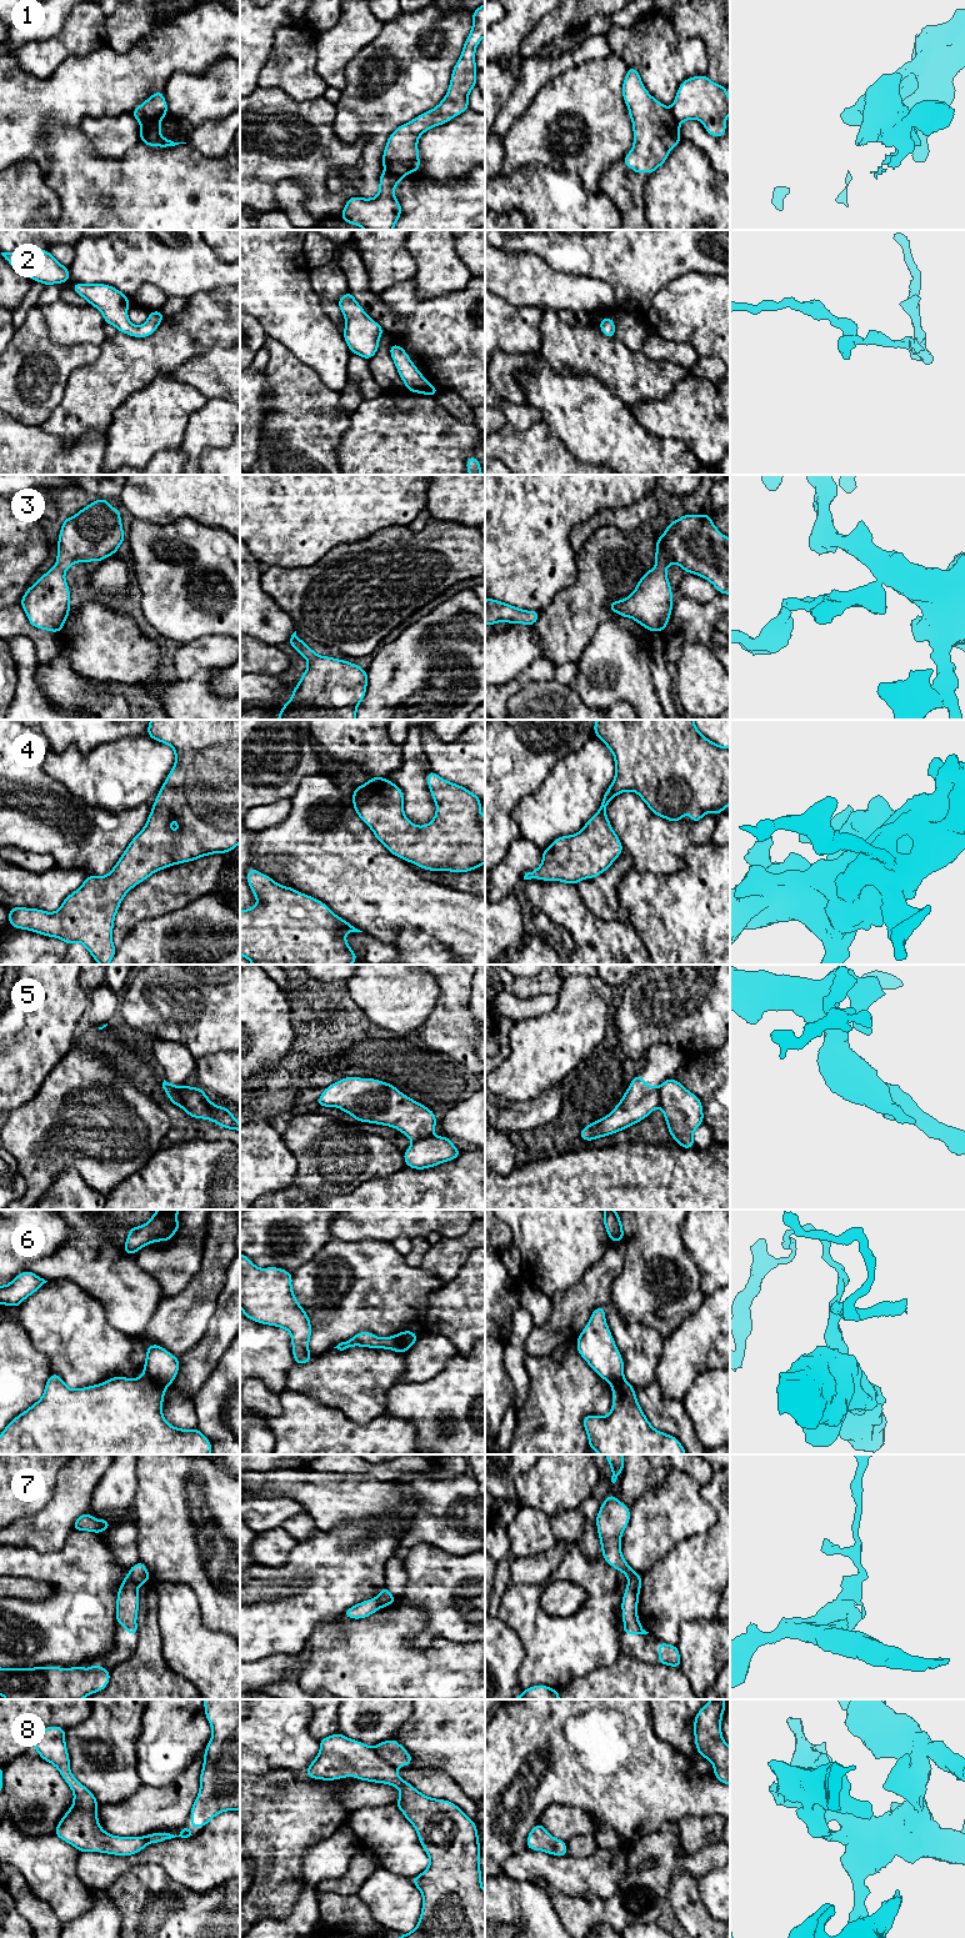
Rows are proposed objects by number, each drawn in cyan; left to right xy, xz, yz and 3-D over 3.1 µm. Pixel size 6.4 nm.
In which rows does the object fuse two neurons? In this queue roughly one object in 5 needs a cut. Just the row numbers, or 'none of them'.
1, 5, 6, 7

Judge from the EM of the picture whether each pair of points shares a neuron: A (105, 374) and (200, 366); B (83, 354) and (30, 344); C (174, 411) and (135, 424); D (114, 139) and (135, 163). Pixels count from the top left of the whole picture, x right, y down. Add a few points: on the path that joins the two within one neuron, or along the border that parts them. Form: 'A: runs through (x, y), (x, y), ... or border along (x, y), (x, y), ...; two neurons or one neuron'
A: border along (203, 355), (189, 359), (170, 374); two neurons
B: runs through (70, 354), (43, 352); one neuron
C: runs through (164, 411), (145, 424); one neuron
D: border along (140, 141), (120, 158), (101, 158), (96, 153); two neurons

